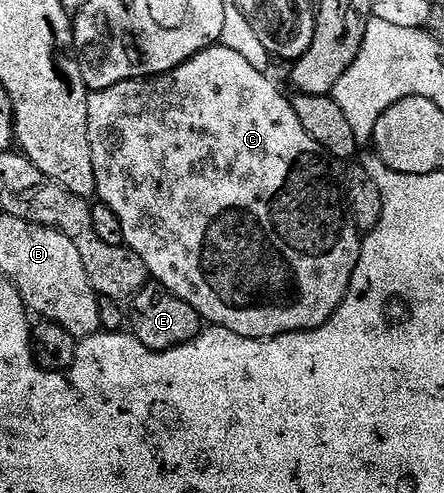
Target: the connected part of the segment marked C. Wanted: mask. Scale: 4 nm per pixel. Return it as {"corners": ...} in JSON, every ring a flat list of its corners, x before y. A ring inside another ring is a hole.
{"corners":[[216,46,214,48,206,48,204,52,199,52,195,55,192,60,187,60,181,66,177,66,168,72,163,72,159,76,148,76,142,80,117,82,117,86,109,86,100,92,91,92,88,98,88,140,92,146,93,172,96,175,97,196,105,206,109,206,109,210,113,210,113,214,117,214,117,218,121,218,124,245,132,248,141,258,141,262,145,262,148,277,154,283,159,284,165,290,169,290,177,298,189,302,189,306,193,306,193,310,197,310,197,314,202,316,208,325,218,326,225,330,233,330,233,334,241,334,241,338,253,338,254,340,268,340,281,334,307,332,310,328,320,328,334,314,337,306,341,306,341,302,347,296,347,291,351,289,353,270,357,270,357,262,363,249,361,233,356,230,355,223,352,222,347,211,345,197,340,185,336,181,334,184,330,180,331,168,327,165,329,163,328,157,319,144,313,142,313,138,309,138,309,134,305,134,305,126,301,126,301,121,298,120,290,99,286,95,283,97,282,90,269,77,270,75,267,72,262,72,253,66,249,66,249,62,245,62,245,58,241,58,241,54,237,54,235,51,222,46]]}

